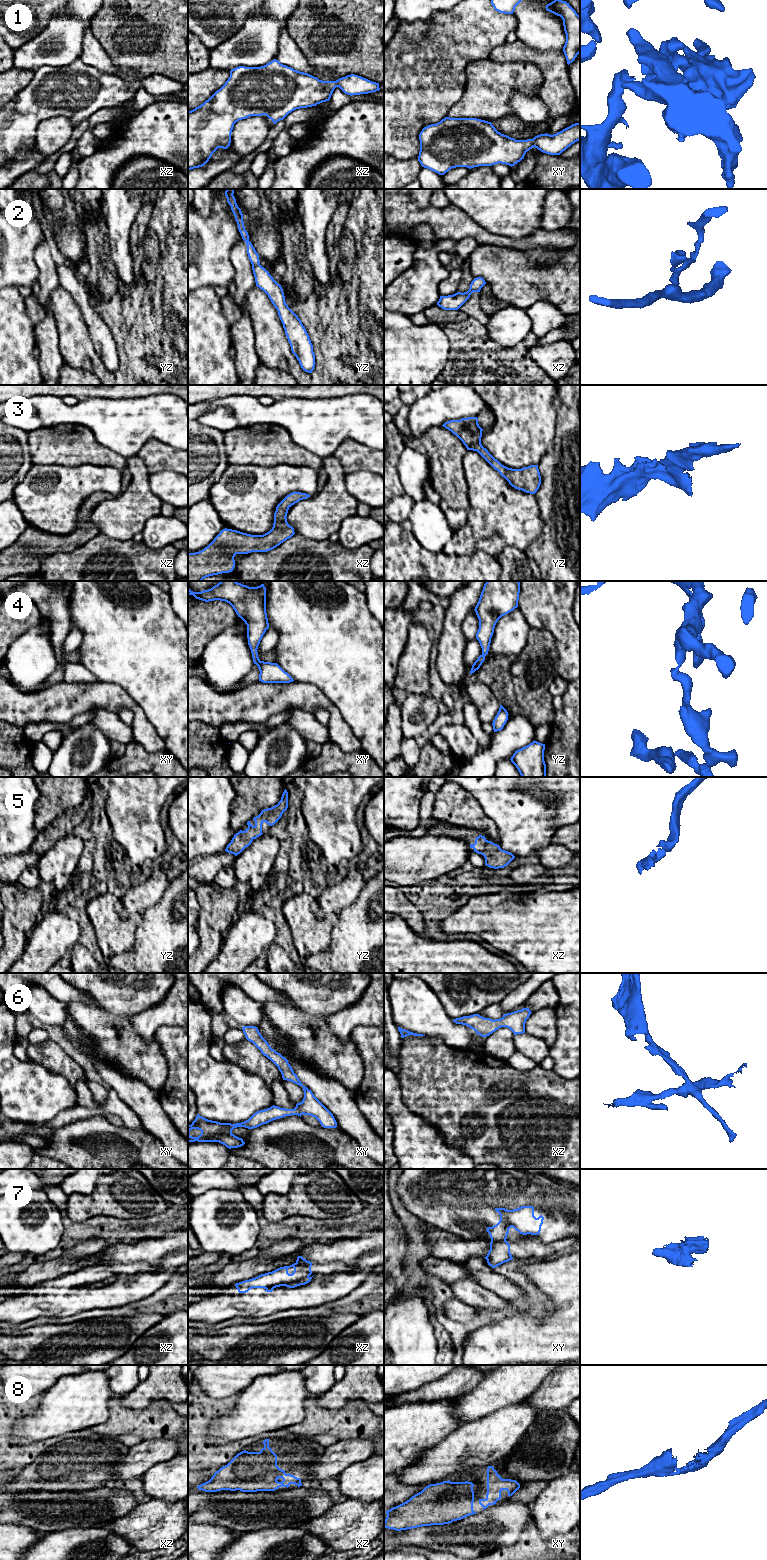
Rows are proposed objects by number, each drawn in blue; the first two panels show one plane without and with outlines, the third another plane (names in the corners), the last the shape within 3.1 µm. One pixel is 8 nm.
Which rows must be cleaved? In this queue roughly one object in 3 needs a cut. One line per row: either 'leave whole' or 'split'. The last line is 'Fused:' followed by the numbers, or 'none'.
1: leave whole
2: leave whole
3: leave whole
4: leave whole
5: leave whole
6: leave whole
7: split
8: leave whole
Fused: 7

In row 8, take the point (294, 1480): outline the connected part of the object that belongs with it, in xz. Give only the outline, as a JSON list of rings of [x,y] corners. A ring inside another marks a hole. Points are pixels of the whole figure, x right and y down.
[[[265,1439],[263,1444],[264,1447],[260,1452],[244,1450],[238,1453],[227,1465],[216,1471],[209,1481],[197,1486],[197,1488],[205,1492],[221,1490],[257,1492],[275,1491],[282,1486],[288,1488],[290,1484],[295,1484],[298,1487],[302,1486],[300,1478],[286,1474],[284,1470],[277,1466],[277,1455],[269,1447],[269,1439]]]

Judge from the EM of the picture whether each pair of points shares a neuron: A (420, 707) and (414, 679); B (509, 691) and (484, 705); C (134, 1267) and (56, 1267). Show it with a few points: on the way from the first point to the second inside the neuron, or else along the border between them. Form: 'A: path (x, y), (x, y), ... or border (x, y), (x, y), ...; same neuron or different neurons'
A: border (428, 692), (424, 694), (408, 694); different neurons
B: border (480, 681), (489, 687), (500, 704); different neurons
C: border (99, 1262), (61, 1276); different neurons

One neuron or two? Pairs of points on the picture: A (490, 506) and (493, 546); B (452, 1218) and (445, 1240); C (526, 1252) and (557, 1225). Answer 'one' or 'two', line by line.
A: one
B: two
C: two

